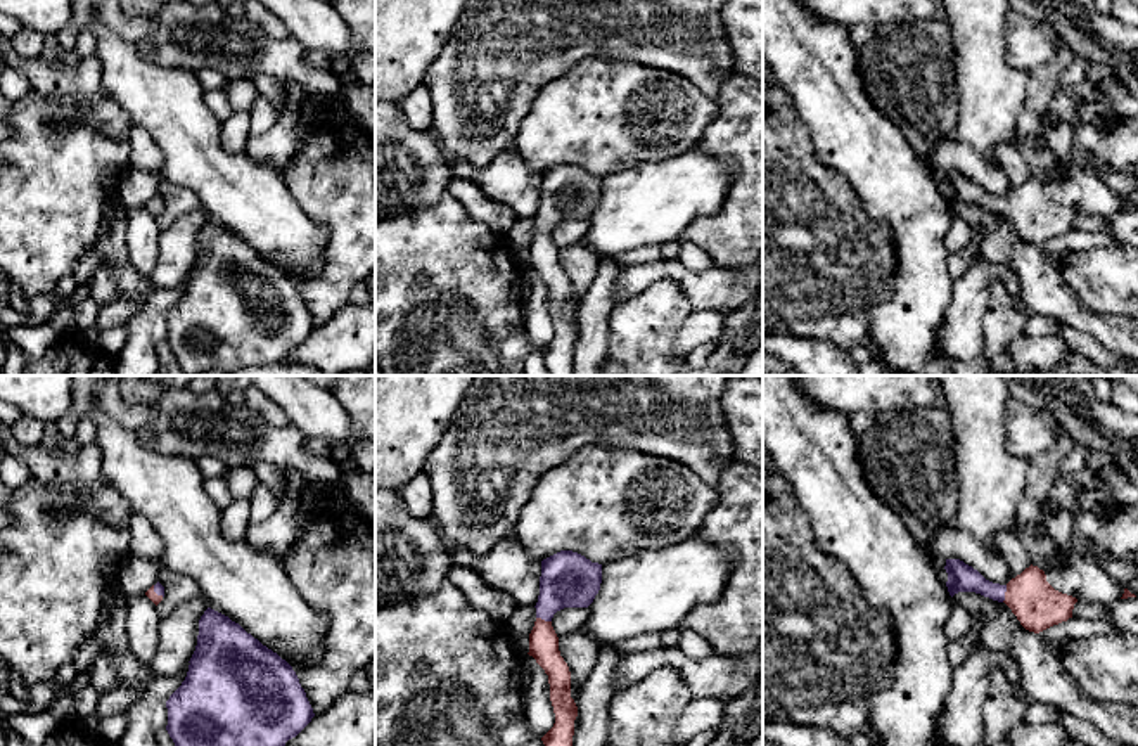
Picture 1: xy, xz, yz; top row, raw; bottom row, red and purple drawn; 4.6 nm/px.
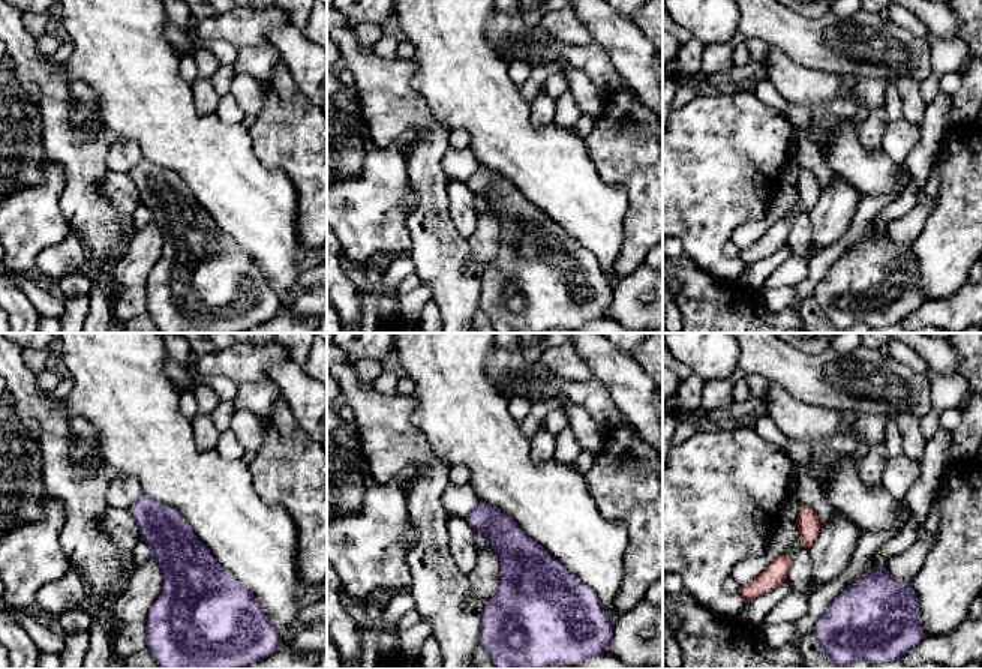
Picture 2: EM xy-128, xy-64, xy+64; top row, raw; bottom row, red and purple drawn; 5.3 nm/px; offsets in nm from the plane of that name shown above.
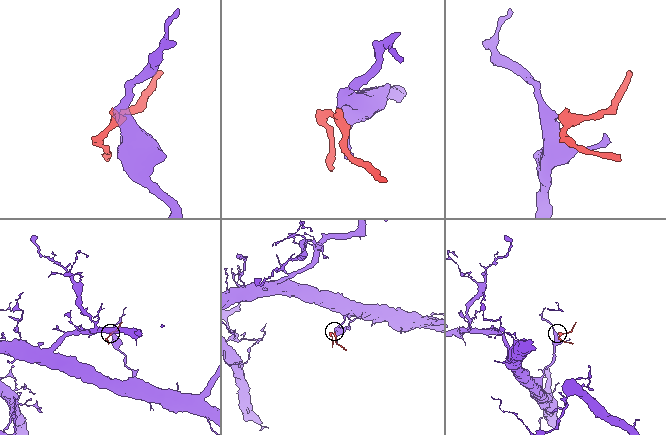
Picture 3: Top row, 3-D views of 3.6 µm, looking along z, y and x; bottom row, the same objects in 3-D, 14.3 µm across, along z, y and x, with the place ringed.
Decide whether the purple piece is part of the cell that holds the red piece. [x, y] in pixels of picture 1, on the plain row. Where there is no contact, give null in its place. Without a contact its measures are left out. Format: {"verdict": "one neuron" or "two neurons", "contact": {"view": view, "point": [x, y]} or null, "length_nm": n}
{"verdict": "one neuron", "contact": {"view": "yz", "point": [1005, 206]}, "length_nm": 80}

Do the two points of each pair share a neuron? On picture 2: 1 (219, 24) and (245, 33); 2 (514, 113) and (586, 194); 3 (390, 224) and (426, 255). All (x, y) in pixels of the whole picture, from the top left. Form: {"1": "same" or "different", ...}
{"1": "same", "2": "same", "3": "different"}

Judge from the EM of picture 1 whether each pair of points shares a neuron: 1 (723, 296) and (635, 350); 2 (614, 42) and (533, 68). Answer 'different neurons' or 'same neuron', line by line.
1: different neurons
2: same neuron

